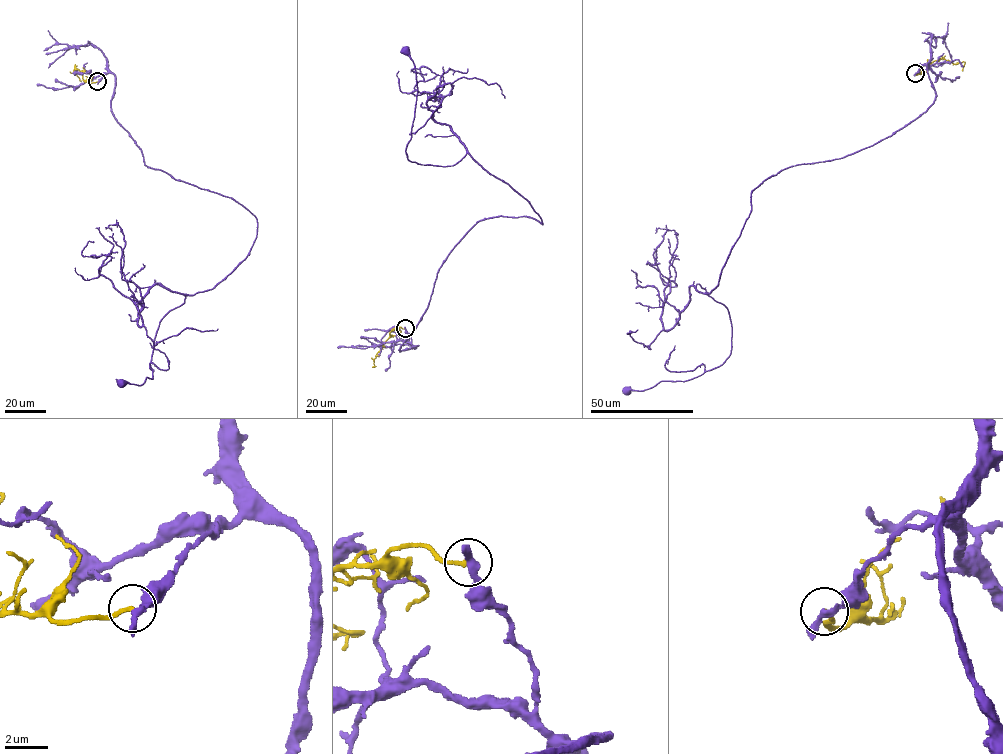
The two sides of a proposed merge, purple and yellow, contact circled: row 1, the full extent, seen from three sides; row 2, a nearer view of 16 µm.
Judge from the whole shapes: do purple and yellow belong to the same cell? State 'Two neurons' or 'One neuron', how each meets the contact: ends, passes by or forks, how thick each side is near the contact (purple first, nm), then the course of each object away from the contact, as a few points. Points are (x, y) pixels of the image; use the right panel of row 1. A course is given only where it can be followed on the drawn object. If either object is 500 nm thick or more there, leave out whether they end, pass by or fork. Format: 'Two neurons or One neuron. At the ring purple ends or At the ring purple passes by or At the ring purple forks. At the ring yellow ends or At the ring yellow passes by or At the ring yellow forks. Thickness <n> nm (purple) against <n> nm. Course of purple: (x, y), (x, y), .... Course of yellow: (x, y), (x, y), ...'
Two neurons. At the ring purple passes by. At the ring yellow ends. Thickness 260 nm (purple) against 190 nm. Course of purple: (915, 73), (928, 63), (935, 90), (919, 116), (751, 191), (706, 294), (730, 317), (722, 364), (626, 390). Course of yellow: (915, 73), (922, 74), (928, 65), (943, 58), (954, 64), (963, 61), (961, 70)

